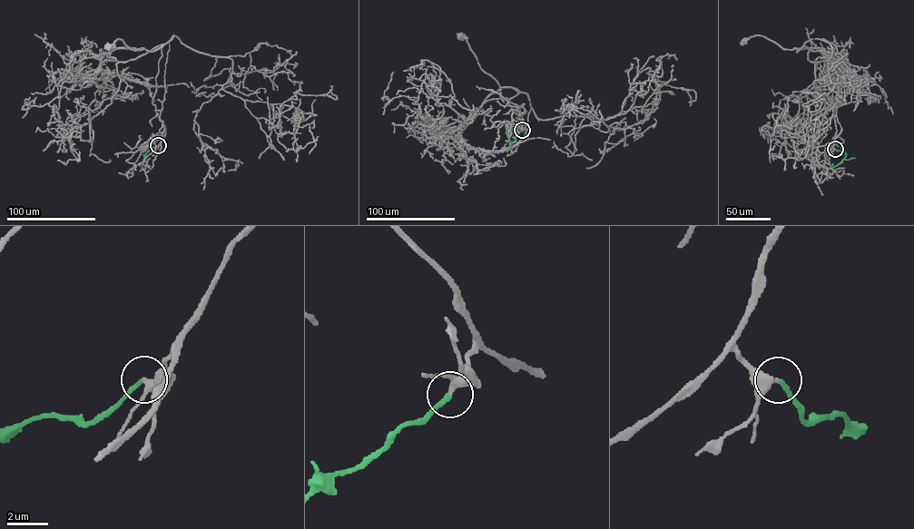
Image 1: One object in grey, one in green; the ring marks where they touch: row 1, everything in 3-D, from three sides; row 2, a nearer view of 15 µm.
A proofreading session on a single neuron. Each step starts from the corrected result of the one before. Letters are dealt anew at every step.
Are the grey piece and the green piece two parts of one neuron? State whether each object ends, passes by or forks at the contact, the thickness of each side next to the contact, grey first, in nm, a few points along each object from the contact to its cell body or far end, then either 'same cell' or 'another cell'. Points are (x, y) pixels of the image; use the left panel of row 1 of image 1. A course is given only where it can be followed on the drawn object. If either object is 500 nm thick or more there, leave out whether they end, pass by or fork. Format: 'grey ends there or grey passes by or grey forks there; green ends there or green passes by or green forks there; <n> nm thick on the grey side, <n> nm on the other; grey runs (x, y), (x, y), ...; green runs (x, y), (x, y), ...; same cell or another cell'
grey passes by; green ends there; 240 nm thick on the grey side, 220 nm on the other; grey runs (158, 145), (165, 126), (152, 102), (162, 53), (152, 49), (163, 44), (133, 50), (118, 39), (107, 47); green runs (158, 145), (151, 147), (141, 163), (148, 162); same cell

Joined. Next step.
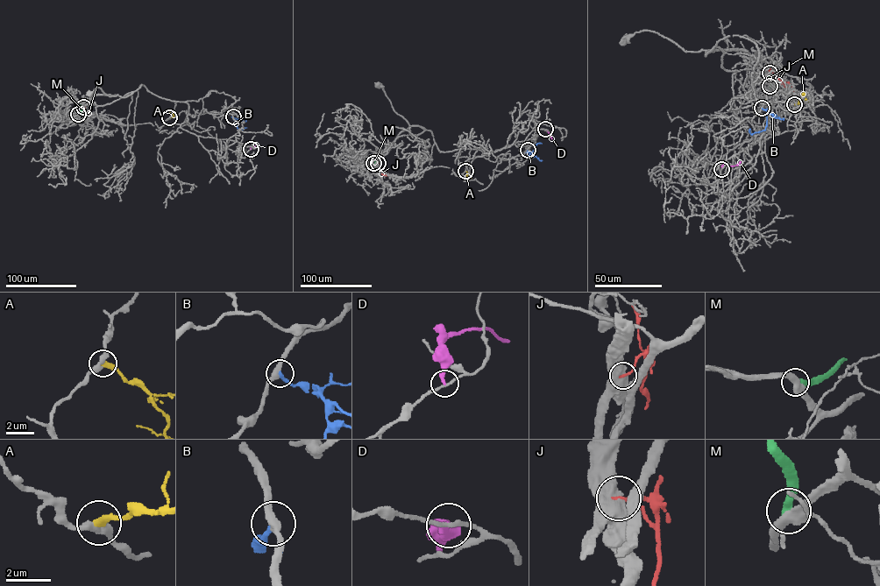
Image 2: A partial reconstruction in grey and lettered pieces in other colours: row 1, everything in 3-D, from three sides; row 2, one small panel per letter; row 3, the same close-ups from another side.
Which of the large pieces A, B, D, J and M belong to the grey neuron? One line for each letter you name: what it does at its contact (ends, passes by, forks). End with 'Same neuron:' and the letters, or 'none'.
B: it ends
Same neuron: B

